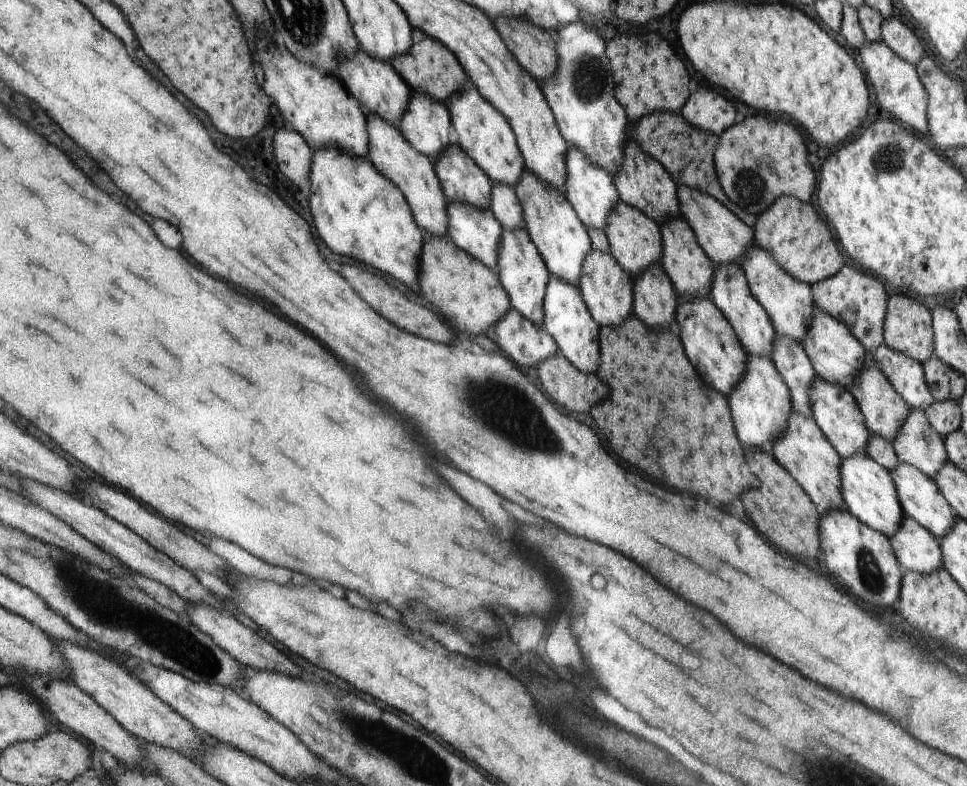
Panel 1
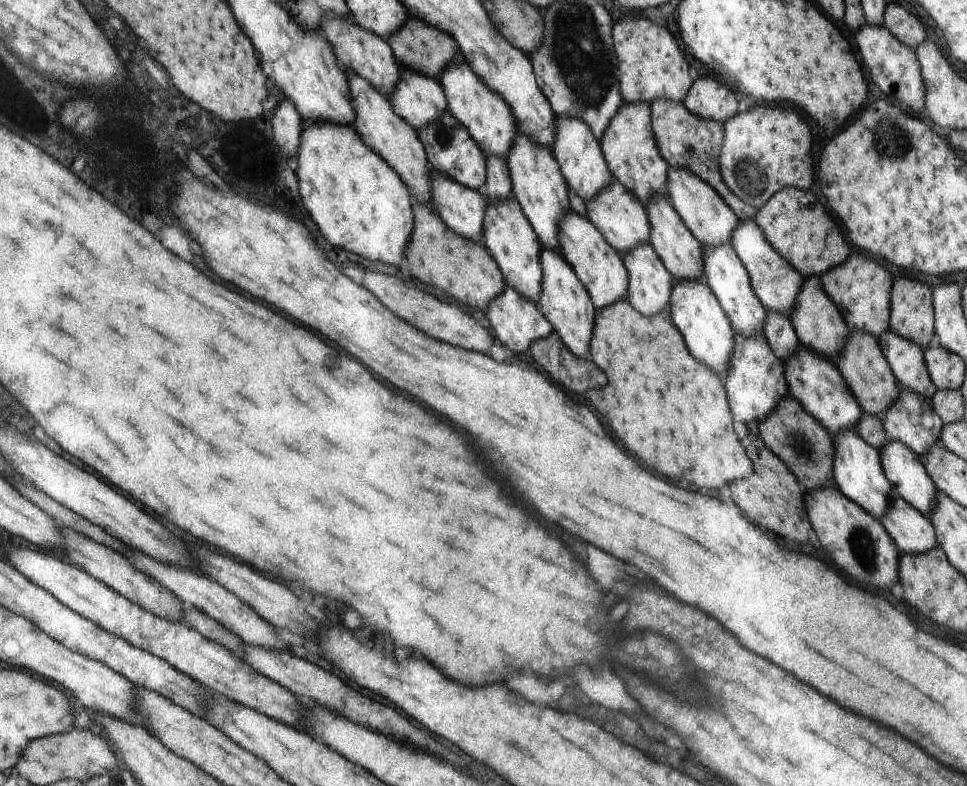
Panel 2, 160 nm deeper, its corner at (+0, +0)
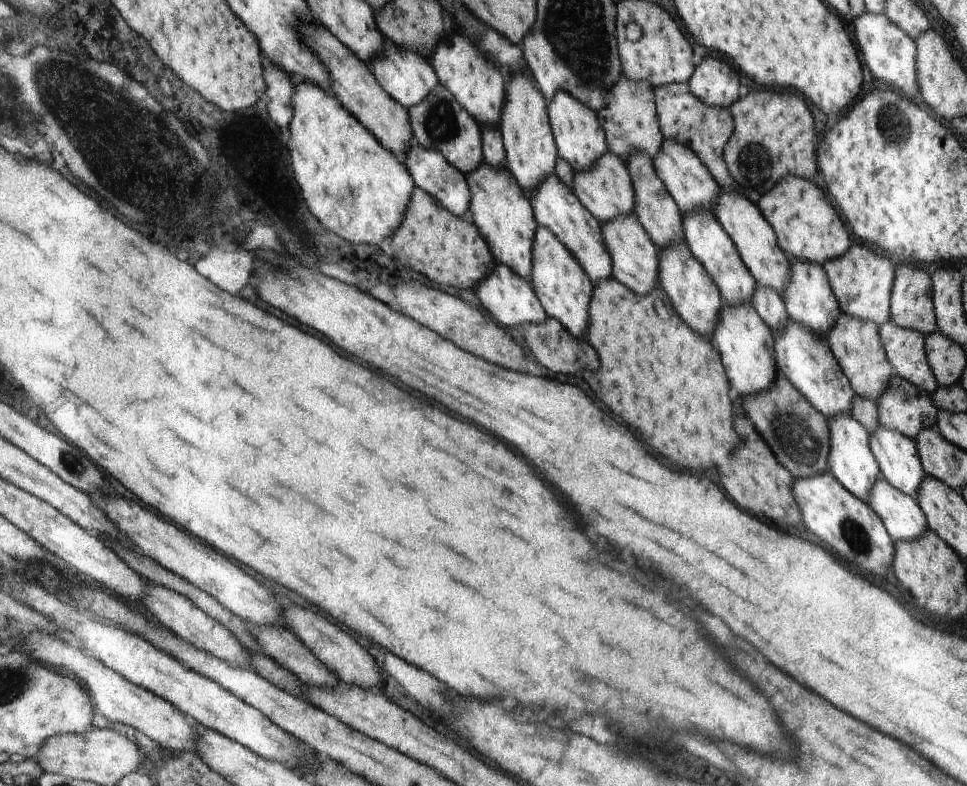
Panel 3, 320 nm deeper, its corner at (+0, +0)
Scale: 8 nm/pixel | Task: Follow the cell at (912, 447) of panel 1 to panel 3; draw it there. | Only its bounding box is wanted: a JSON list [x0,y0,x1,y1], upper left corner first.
[876,374,938,439]

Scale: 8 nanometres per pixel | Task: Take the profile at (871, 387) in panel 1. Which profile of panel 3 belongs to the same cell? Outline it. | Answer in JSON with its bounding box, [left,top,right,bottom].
[827,313,894,403]

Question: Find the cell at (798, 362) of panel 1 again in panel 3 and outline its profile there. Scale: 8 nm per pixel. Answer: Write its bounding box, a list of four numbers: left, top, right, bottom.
[752,285,789,332]

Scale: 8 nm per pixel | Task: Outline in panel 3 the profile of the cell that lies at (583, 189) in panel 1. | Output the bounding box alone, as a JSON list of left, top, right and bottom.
[549,90,608,171]

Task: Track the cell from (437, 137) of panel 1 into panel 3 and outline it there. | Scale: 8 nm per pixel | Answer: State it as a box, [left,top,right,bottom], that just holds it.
[369,41,440,111]

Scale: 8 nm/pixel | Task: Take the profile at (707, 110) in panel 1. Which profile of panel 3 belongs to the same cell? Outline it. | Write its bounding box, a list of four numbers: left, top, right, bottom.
[687,60,738,107]

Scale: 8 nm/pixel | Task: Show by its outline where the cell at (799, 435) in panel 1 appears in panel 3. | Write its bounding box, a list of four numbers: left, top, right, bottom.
[744,375,831,478]

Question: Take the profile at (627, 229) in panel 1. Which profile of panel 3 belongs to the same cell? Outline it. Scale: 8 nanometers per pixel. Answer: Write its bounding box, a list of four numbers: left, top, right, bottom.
[571,152,636,222]

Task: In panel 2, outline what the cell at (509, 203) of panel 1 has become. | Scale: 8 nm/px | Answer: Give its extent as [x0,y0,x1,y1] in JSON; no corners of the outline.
[483,153,513,201]

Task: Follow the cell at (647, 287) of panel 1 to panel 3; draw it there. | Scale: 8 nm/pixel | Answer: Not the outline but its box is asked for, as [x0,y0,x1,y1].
[602,213,660,294]

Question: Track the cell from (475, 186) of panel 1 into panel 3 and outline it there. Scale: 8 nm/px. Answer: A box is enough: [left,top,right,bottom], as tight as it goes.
[410,82,483,176]

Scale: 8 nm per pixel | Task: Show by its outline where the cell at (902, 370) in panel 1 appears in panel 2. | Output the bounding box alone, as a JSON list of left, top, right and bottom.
[878,330,937,400]

